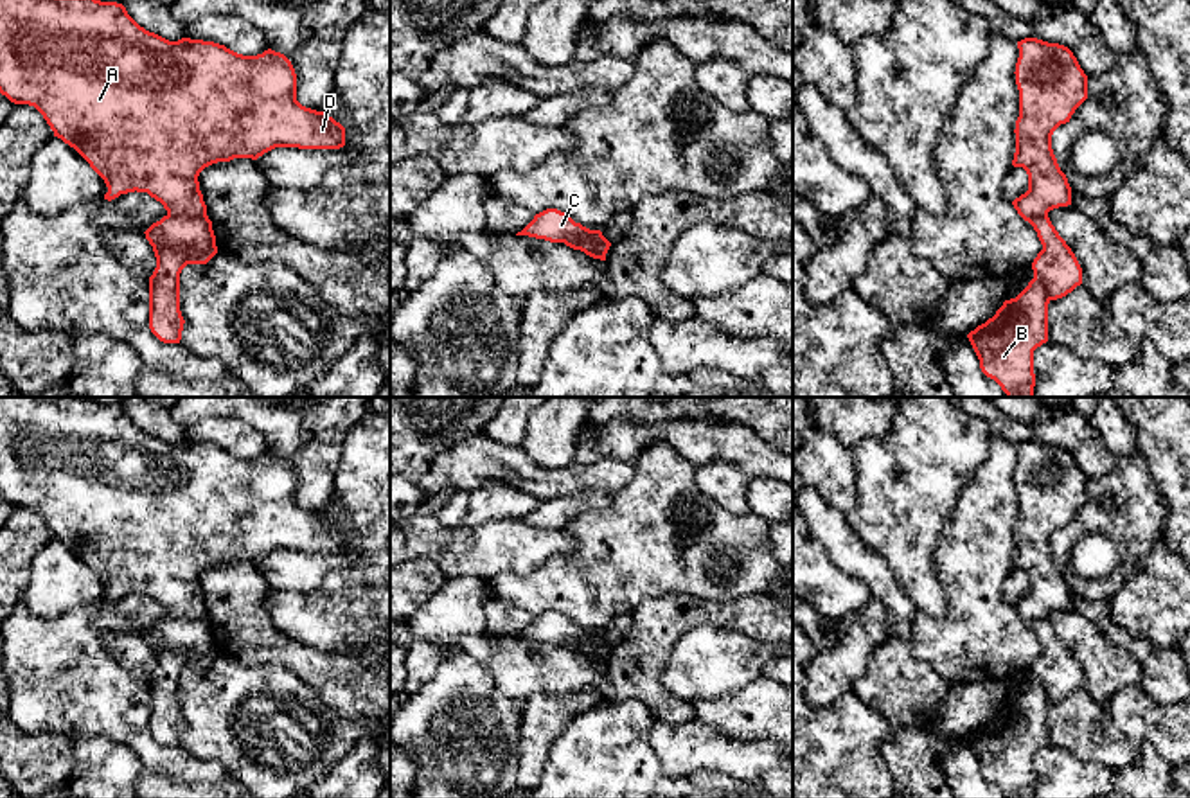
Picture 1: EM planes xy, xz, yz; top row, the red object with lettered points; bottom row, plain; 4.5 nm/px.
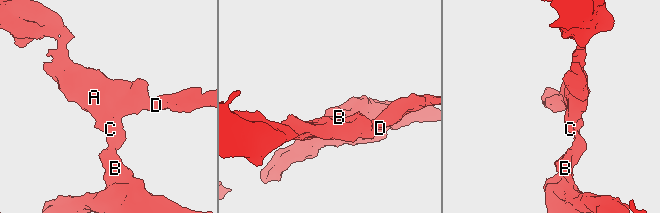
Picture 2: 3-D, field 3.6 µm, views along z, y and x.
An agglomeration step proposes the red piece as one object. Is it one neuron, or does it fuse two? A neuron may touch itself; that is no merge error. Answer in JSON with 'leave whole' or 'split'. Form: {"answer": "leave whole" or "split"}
{"answer": "split"}

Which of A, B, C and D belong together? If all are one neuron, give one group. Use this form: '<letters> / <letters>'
A C D / B

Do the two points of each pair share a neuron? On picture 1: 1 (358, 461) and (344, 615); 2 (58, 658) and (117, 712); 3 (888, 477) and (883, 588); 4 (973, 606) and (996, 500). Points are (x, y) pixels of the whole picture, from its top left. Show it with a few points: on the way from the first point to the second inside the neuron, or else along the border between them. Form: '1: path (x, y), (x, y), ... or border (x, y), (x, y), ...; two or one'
1: path (369, 498), (367, 577); one
2: path (76, 660), (81, 665), (81, 676), (99, 694); one
3: border (854, 532), (885, 561), (908, 597); two
4: path (973, 579), (973, 556), (982, 527); one

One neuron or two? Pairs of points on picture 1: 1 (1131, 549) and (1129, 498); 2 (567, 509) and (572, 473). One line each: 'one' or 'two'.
1: one
2: two

